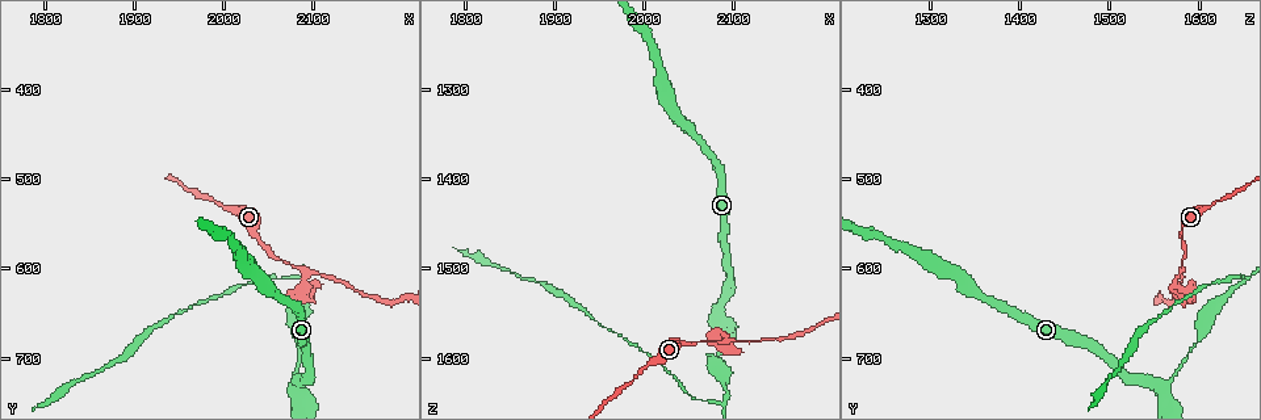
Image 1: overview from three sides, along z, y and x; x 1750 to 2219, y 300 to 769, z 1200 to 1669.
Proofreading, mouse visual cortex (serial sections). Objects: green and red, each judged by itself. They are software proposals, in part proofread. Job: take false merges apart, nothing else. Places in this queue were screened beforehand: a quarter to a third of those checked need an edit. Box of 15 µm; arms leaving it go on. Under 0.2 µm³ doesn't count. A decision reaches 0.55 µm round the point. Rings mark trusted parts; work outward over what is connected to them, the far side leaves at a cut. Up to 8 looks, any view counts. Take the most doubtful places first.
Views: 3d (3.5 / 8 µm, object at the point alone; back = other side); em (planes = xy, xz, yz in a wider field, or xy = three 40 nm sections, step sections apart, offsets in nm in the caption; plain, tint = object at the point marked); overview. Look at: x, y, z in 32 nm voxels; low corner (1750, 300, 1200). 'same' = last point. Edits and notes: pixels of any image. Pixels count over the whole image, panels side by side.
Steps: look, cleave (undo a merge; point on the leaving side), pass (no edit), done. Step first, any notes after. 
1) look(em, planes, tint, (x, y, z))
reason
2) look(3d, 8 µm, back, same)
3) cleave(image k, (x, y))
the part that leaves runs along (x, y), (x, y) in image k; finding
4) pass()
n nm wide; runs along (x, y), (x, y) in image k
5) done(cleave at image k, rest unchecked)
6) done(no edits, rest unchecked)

look(3d, 3.5 µm, (2095, 605, 1580))
arms part here

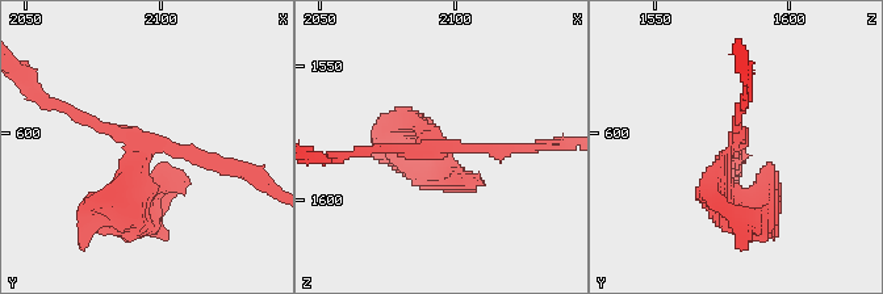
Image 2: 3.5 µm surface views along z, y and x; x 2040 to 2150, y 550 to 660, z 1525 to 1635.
look(em, xy, step 3, tint, (2094, 603, 1581))

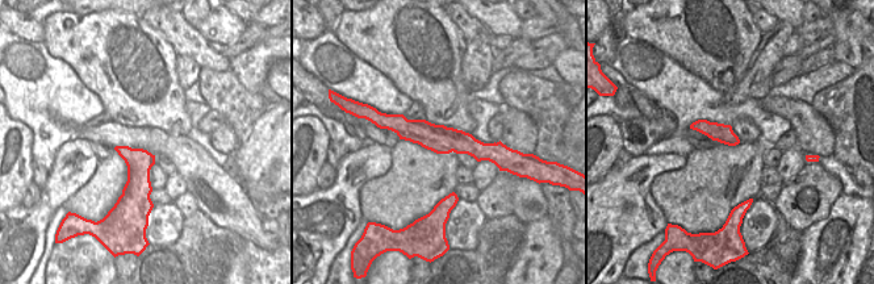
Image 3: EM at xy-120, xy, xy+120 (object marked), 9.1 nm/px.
cleave(image 2, (440, 167))
arms of 150, 150, 250 nm; border along (418, 142), (430, 147), (452, 150) in image 3; a second cell is stuck on

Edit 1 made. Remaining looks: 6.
look(3d, 3.5 µm, (2080, 730, 1555))
three-way junction

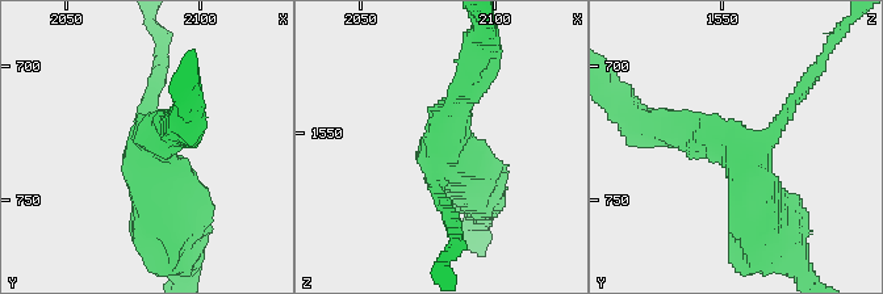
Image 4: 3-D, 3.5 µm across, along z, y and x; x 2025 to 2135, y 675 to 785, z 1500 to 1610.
look(em, xy, step 3, tint, (2079, 731, 1558))
3 arms; arms of 150, 350, 600 nm

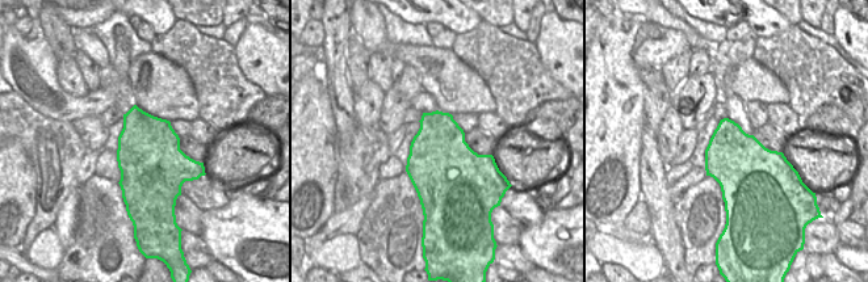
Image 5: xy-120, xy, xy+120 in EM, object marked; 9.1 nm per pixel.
pass()
runs along (666, 130), (757, 150), (798, 93) in image 4; one cell here

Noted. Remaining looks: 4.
look(3d, 3.5 µm, (2000, 530, 1610))
thick turns thin

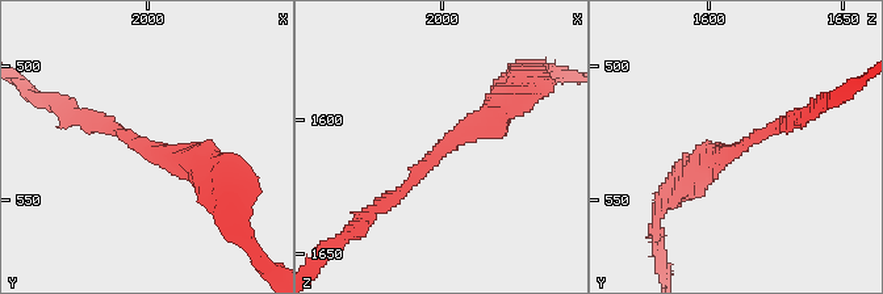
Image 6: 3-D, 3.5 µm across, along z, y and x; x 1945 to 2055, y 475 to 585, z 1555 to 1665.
look(em, xy, step 5, tint, (2001, 531, 1610))
arms of 150, 400 nm; shape alone is not enough

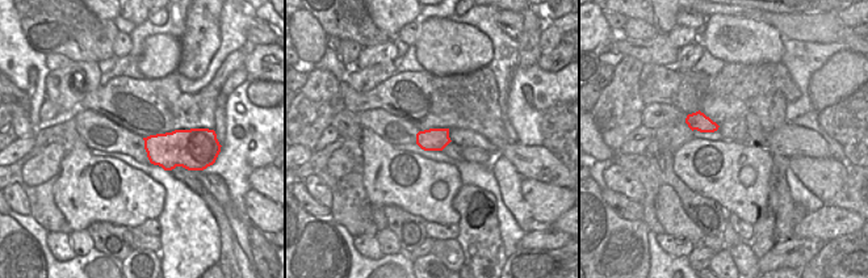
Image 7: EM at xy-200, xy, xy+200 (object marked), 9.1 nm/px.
pass()
runs along (517, 95), (384, 202) in image 6; all the same cell

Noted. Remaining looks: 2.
done(cleave at image 2, rest unchecked)

